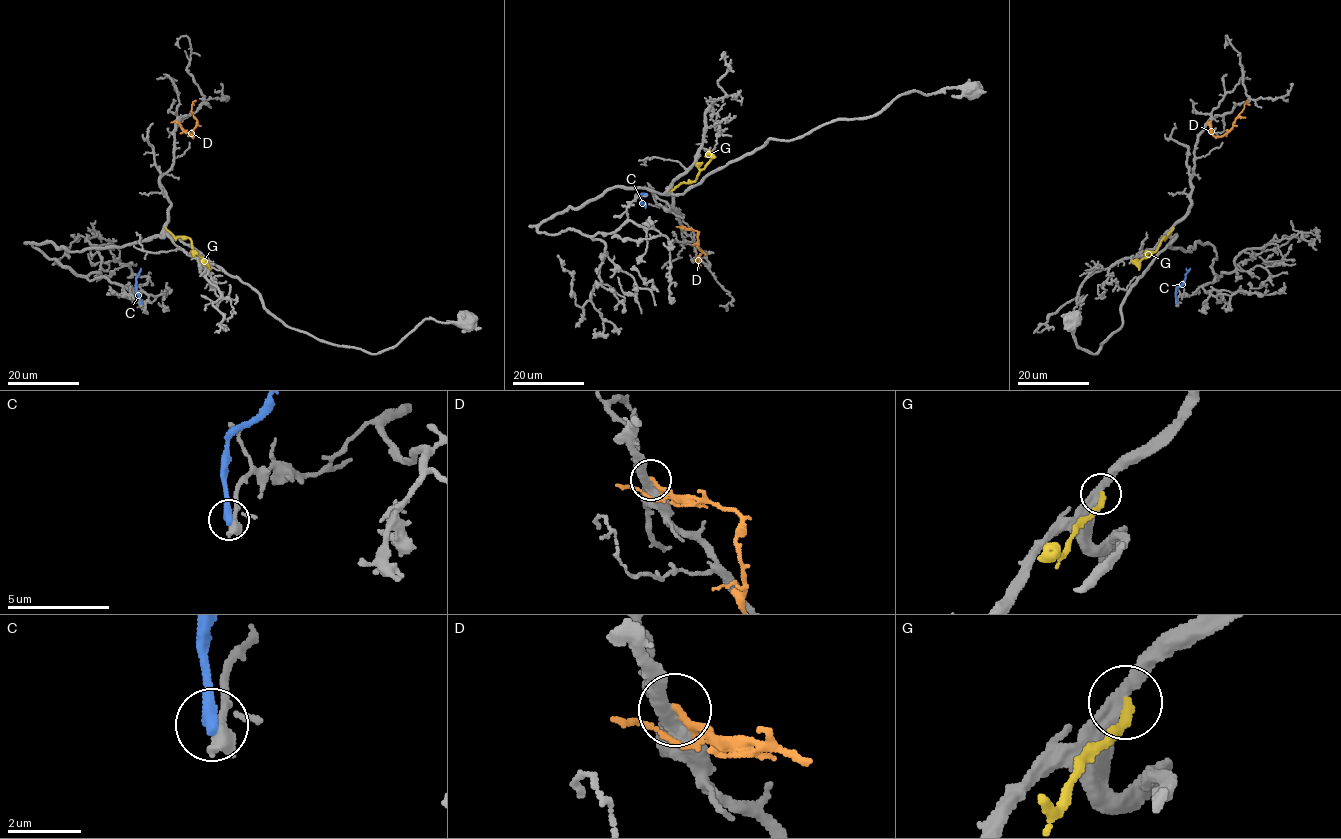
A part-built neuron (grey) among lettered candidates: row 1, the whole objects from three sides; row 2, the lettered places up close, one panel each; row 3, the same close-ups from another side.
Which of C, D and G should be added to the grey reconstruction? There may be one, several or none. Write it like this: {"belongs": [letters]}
{"belongs": []}

